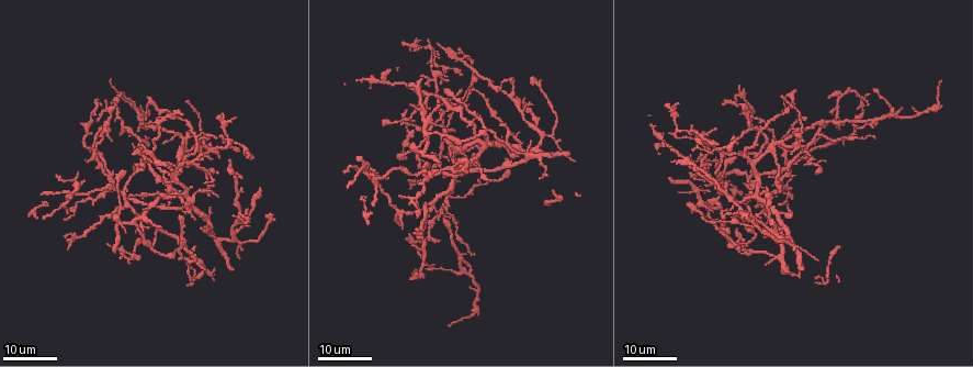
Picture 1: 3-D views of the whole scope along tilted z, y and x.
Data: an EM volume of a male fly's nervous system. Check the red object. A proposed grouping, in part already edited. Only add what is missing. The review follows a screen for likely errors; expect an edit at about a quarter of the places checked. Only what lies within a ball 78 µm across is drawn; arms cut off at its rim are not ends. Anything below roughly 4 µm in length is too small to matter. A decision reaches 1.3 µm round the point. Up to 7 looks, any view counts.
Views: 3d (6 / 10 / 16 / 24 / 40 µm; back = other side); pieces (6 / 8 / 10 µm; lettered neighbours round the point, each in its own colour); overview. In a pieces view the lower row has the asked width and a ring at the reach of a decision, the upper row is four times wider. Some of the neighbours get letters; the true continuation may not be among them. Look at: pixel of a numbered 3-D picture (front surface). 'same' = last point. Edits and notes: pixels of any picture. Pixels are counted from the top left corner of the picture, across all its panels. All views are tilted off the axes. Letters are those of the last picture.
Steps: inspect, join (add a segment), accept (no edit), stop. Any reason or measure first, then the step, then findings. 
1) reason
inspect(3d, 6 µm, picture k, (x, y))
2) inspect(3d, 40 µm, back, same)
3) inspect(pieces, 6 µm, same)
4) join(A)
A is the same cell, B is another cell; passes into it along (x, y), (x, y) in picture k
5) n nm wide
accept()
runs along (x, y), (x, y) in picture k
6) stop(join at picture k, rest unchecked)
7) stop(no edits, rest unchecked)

an open end
inspect(3d, 24 µm, picture 1, (244, 192))

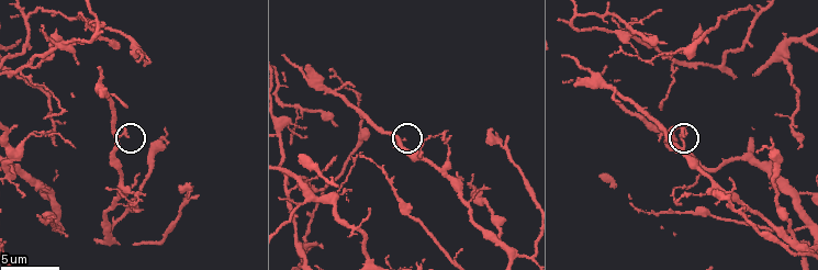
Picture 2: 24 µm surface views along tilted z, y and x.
inspect(3d, 6 µm, picture 2, (128, 135))

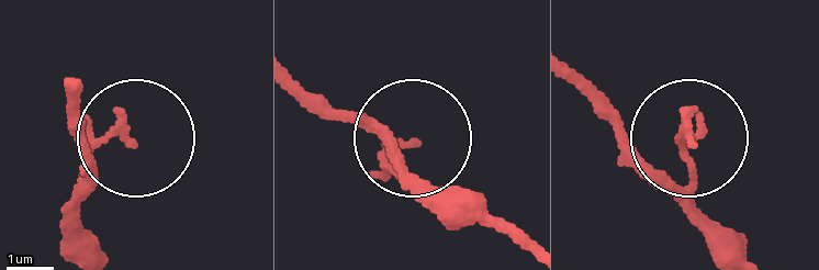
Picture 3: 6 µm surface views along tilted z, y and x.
what lies round it
inspect(pieces, 10 µm, picture 3, (128, 139))

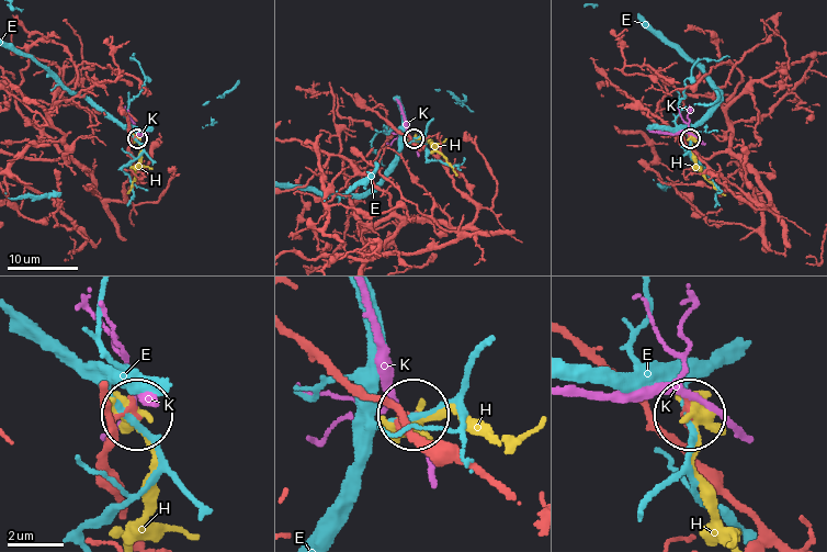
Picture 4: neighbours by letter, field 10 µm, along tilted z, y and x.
150 nm wide
accept()
E, H and K are other cells; no lettered segment goes on from it

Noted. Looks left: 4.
free end
inspect(3d, 24 µm, picture 1, (421, 239))

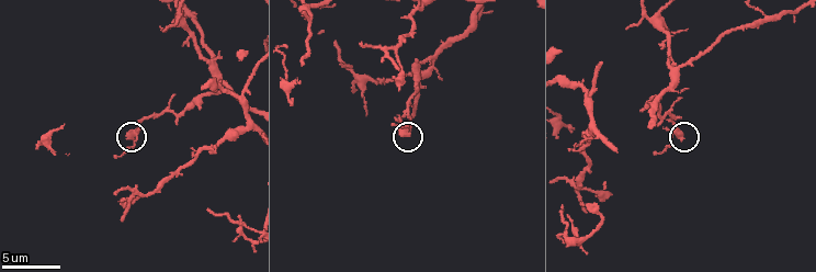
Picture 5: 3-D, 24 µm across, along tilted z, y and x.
inspect(pieces, 6 µm, picture 5, (409, 134))

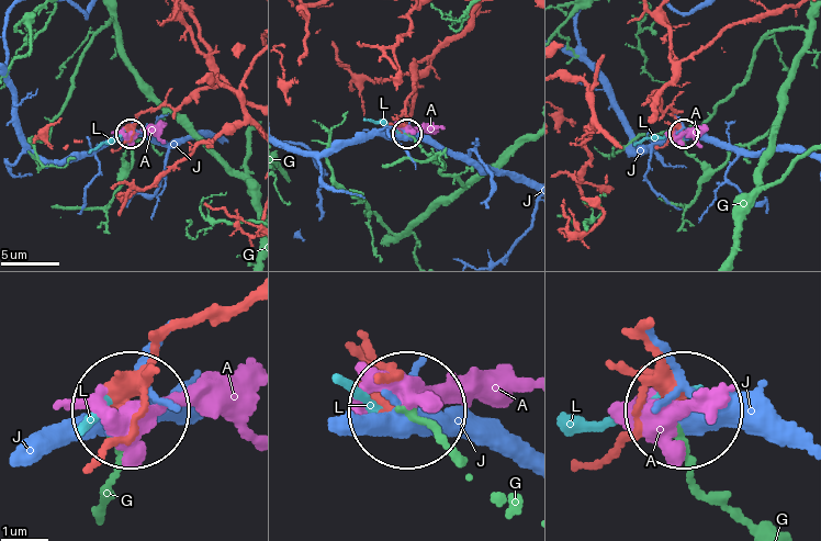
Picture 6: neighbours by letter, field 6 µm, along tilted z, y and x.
accept()
A, G, J and L are other cells; none of them fits

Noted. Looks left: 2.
branch stops here
inspect(3d, 16 µm, picture 1, (870, 93))

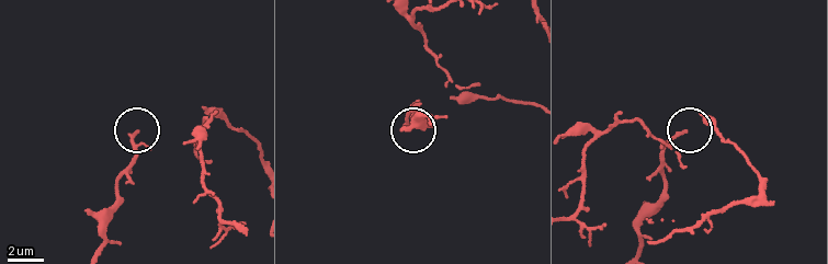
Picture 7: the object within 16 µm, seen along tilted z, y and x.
see the neighbours
inspect(pieces, 8 µm, picture 7, (138, 131))

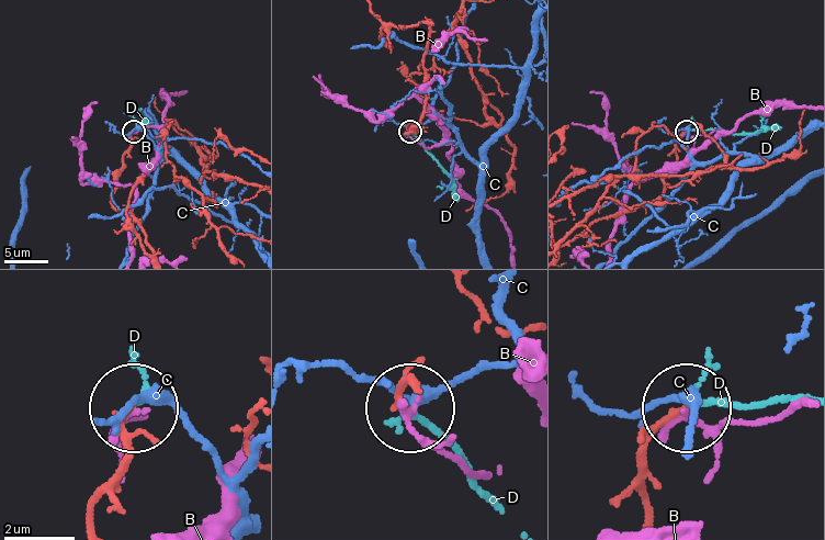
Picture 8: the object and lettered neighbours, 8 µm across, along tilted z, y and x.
join(D)
D is the same cell, B and C are other cells; the neuron continues

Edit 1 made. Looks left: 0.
stop(join at picture 8, rest unchecked)

